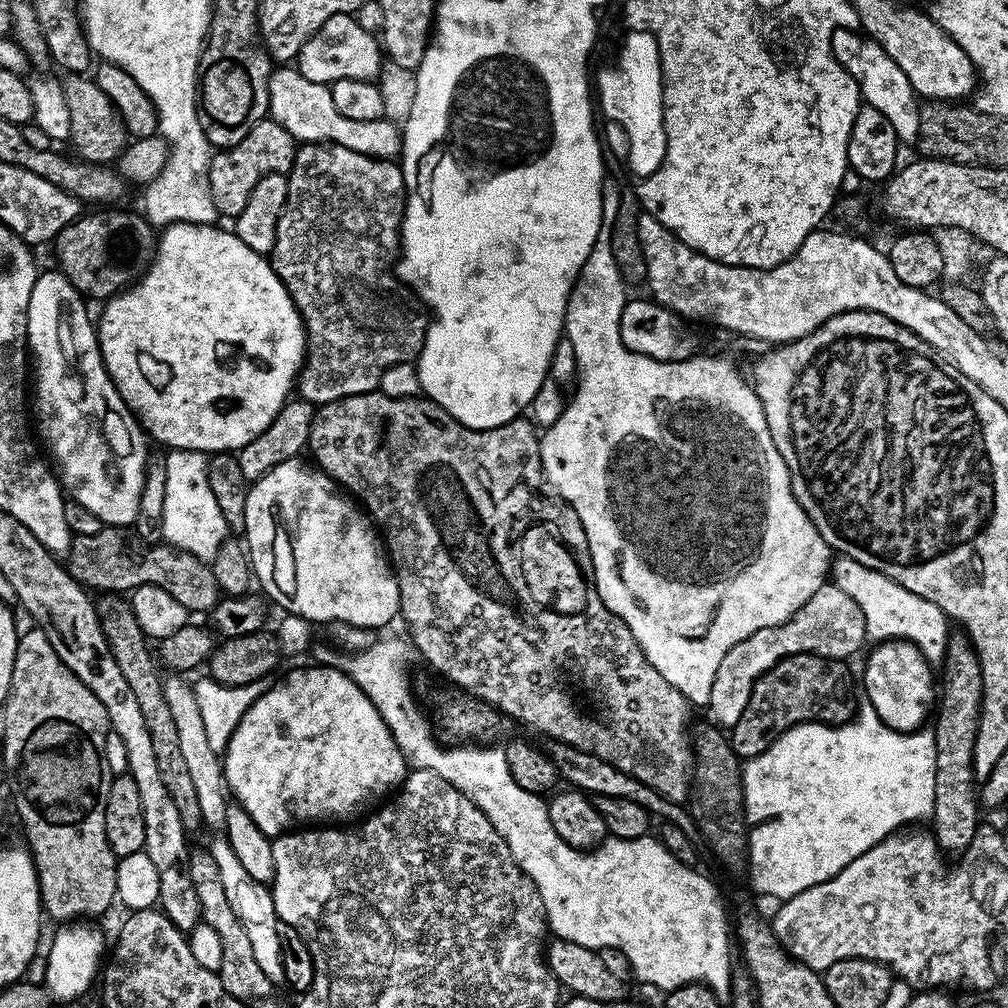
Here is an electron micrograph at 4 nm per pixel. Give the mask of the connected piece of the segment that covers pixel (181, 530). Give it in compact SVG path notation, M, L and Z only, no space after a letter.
M178 448L165 455L166 506L162 506L163 539L175 549L189 552L205 562L218 554L219 546L229 539L226 518L218 510L218 501L208 481L208 456L202 452Z

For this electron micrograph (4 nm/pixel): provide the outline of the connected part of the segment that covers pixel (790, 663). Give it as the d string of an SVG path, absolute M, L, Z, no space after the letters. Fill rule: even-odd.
M799 652L766 670L750 690L746 710L742 710L738 722L730 725L730 743L736 755L751 758L765 752L783 732L799 724L834 725L853 719L852 676L848 673L848 666L842 660Z

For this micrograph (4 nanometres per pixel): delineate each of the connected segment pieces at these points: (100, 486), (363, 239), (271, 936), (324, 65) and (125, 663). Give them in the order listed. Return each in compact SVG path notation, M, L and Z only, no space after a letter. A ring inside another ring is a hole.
M59 270L41 271L34 282L34 290L30 290L28 351L34 365L34 384L36 380L34 424L38 432L40 427L41 434L48 436L49 446L56 451L55 467L67 495L86 506L90 514L98 514L101 525L132 526L136 523L138 502L142 498L150 444L139 420L118 394L106 370L100 353L98 328L93 317L92 320L88 317L84 304L87 304L85 297Z
M304 142L297 147L292 169L286 175L288 177L288 197L286 206L278 218L278 234L270 253L270 263L280 281L286 286L304 323L306 355L298 377L299 399L309 400L313 406L319 406L354 394L375 392L380 387L382 374L386 374L390 366L396 366L399 363L413 363L419 356L420 347L424 344L424 331L428 329L430 319L429 313L422 307L412 289L401 284L399 276L396 275L395 266L400 251L400 224L404 221L404 169L399 163L381 160L379 156L367 156L358 150L350 150L346 146ZM410 330L412 332L416 330L416 336L412 336L412 348L406 348L404 344L410 344L410 338L406 340L406 334Z
M216 834L212 837L214 838L210 851L214 862L218 862L218 874L222 874L222 890L226 890L226 898L230 901L234 914L238 914L238 922L242 922L242 930L246 930L246 935L250 937L254 959L258 961L258 966L262 966L262 974L266 974L266 978L274 982L283 981L282 954L284 947L280 944L274 898L269 885L254 882L254 878L246 874L245 868L240 865L237 856L234 855L234 850L230 850L228 841L223 835Z
M334 14L334 18L326 18L326 22L302 46L298 57L298 70L302 78L310 78L310 82L332 85L335 80L370 80L375 81L380 72L380 56L382 60L382 44L376 40L356 21L352 14Z
M104 594L101 600L95 601L96 613L104 636L108 639L110 650L114 654L114 662L118 662L118 670L122 670L130 691L138 702L138 710L142 710L142 718L146 722L146 730L150 730L150 742L154 742L154 759L158 762L158 774L162 774L162 783L167 793L174 800L178 808L178 818L182 818L184 831L195 834L205 827L202 809L198 802L198 792L194 790L193 779L186 767L186 760L182 758L181 747L178 746L178 730L175 729L173 715L170 714L166 696L163 694L162 674L156 670L157 663L148 654L149 639L138 626L138 618L134 618L131 603L120 594Z

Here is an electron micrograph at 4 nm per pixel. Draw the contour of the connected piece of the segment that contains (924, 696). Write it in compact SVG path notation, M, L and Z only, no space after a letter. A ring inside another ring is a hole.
M885 640L873 648L876 649L864 660L866 702L874 706L878 718L894 730L914 732L923 729L924 719L927 716L929 719L930 709L938 696L937 685L936 688L932 685L932 672L928 669L930 662L909 640Z

